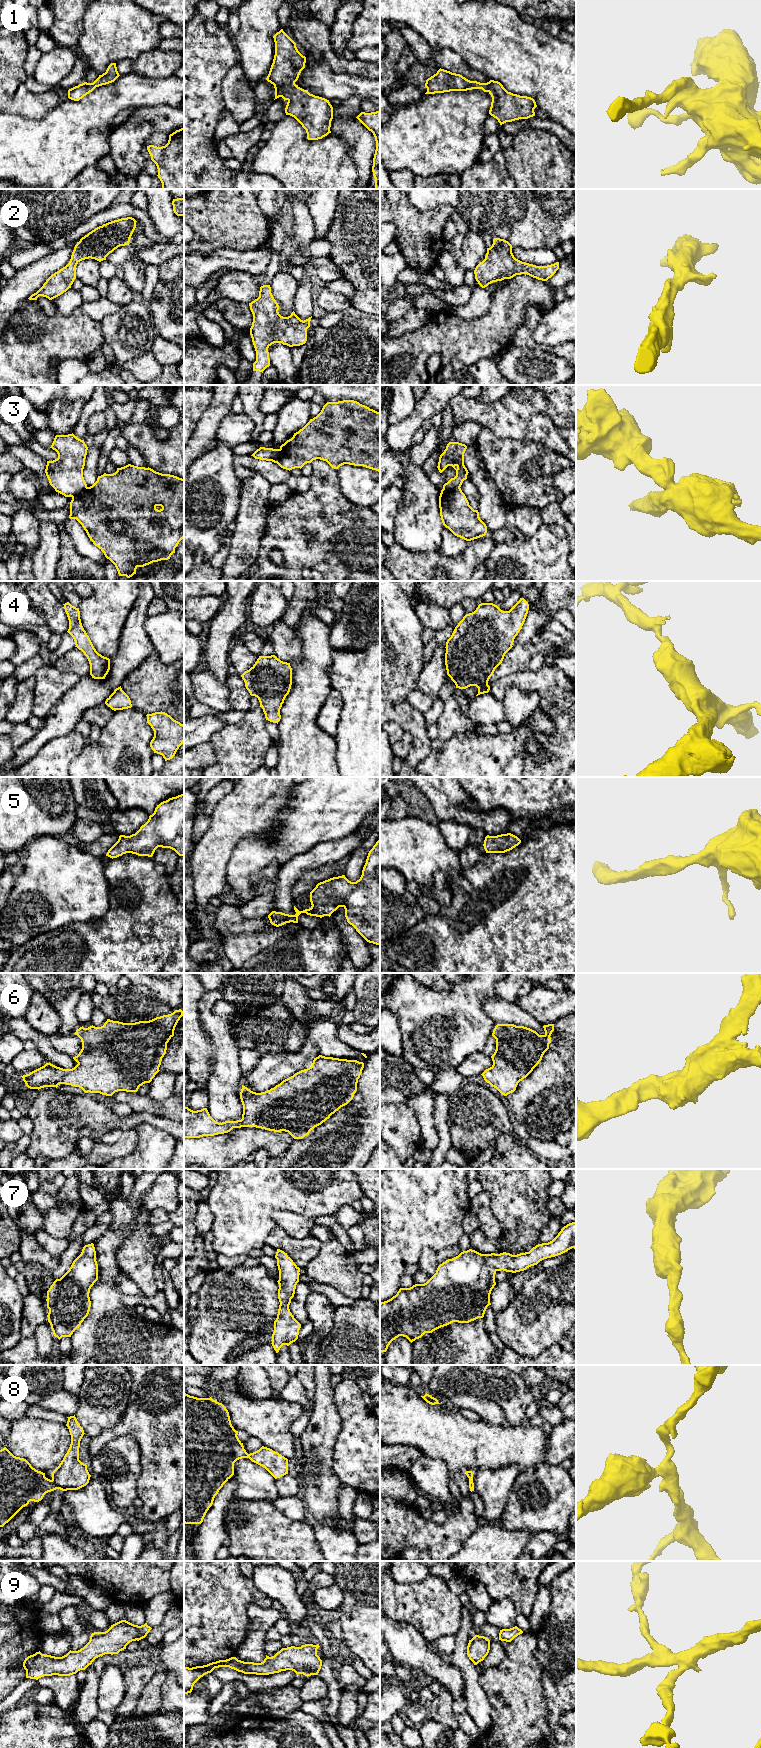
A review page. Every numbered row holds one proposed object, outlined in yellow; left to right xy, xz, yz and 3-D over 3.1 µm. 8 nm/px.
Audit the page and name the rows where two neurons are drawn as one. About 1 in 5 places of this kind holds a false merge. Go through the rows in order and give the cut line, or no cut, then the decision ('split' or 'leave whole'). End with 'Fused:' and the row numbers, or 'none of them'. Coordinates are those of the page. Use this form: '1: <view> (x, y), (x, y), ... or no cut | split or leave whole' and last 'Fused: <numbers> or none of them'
1: no cut | leave whole
2: no cut | leave whole
3: yz (459, 487), (455, 489), (442, 489) | split
4: no cut | leave whole
5: no cut | leave whole
6: no cut | leave whole
7: no cut | leave whole
8: xy (51, 1480), (58, 1488) | split
9: no cut | leave whole
Fused: 3, 8

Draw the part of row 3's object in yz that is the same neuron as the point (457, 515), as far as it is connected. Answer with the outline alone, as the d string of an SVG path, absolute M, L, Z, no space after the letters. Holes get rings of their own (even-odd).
M461 488L442 489L439 508L443 525L455 536L471 541L486 535L486 524L480 519L478 510L469 505Z

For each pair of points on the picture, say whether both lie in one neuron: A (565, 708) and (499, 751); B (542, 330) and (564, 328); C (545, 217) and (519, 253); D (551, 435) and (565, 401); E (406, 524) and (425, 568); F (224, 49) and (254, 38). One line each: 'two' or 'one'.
A: one
B: one
C: two
D: two
E: two
F: two

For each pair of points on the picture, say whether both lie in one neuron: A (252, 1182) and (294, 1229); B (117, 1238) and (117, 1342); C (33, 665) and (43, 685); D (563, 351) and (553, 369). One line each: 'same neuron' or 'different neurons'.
A: different neurons
B: same neuron
C: different neurons
D: different neurons

